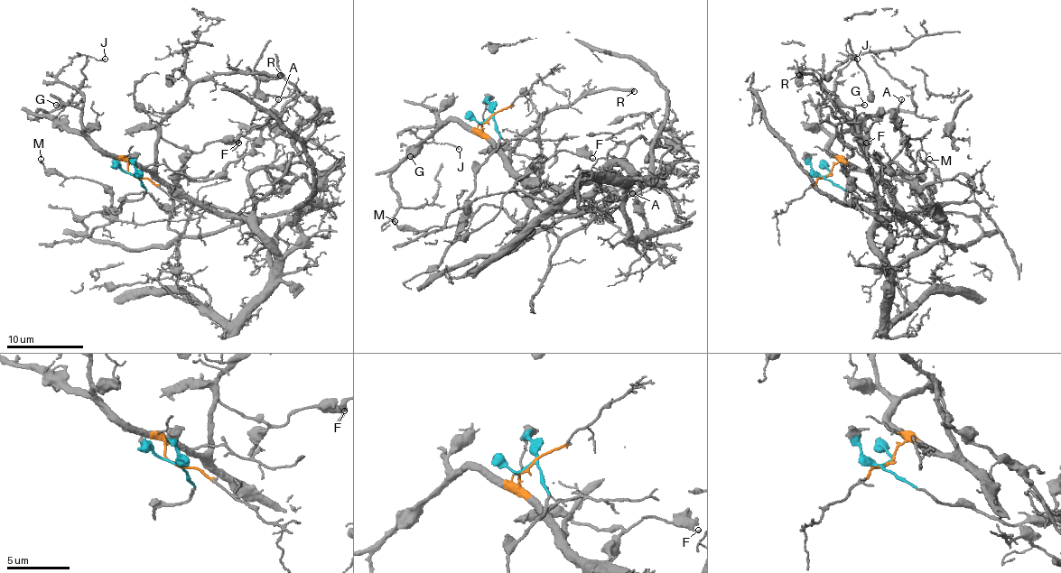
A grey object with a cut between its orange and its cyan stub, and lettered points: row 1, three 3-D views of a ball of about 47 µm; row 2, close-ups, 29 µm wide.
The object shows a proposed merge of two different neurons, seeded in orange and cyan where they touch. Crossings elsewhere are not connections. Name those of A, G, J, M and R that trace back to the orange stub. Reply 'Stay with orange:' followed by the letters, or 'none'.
Stay with orange: A, G, J, R

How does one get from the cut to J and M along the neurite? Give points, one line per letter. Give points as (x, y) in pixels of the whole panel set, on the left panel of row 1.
J: (134, 176), (125, 161), (109, 157), (88, 135), (82, 126), (82, 96), (58, 78), (75, 57), (106, 59)
M: (134, 176), (146, 191), (117, 213), (99, 184), (51, 174), (40, 159)

